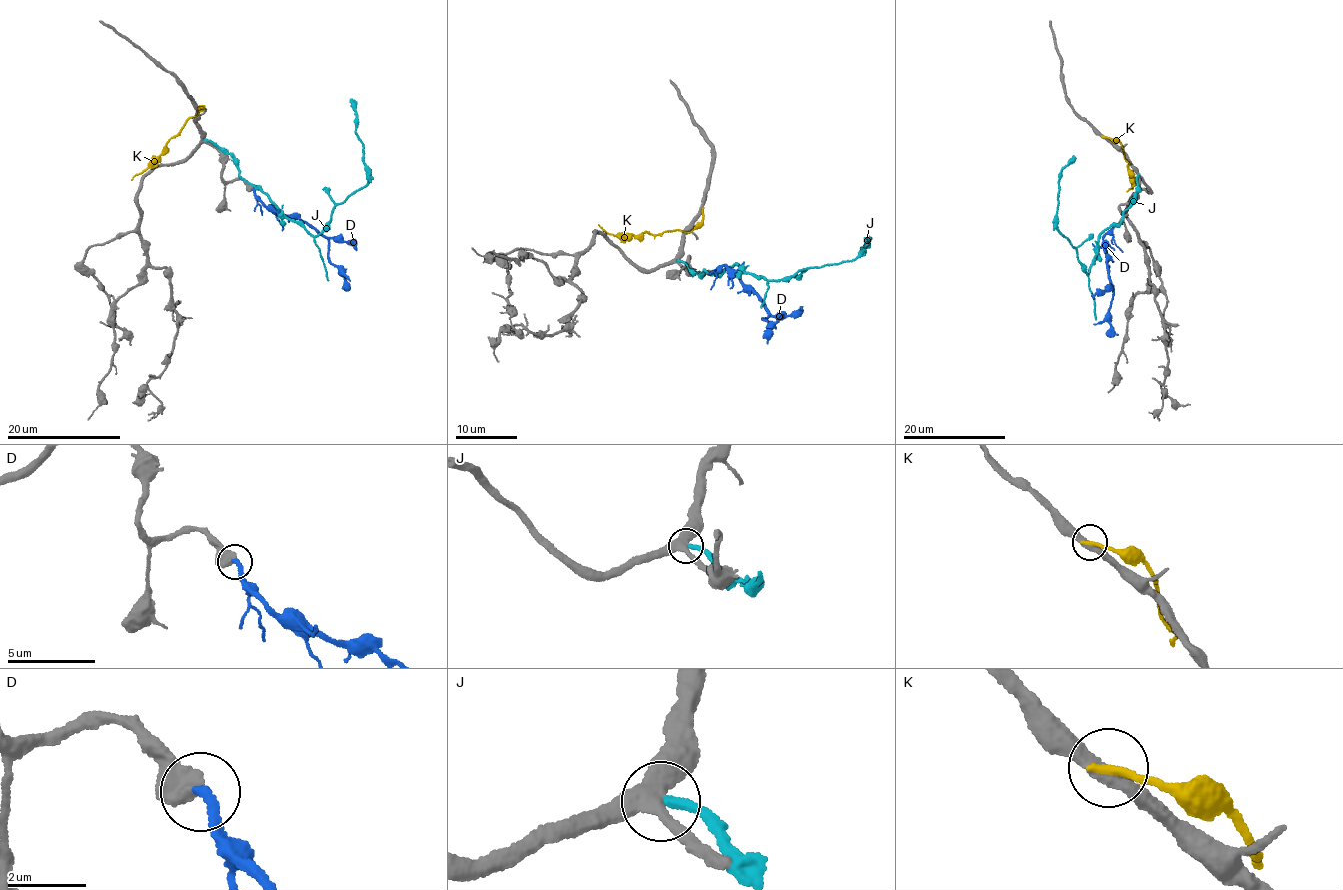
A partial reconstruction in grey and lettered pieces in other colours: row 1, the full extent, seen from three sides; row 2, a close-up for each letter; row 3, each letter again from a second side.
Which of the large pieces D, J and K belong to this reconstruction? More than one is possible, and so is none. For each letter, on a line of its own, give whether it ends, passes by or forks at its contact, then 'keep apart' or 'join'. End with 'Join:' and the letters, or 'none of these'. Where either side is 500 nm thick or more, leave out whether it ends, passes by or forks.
D: join
J: it ends there; keep apart
K: it ends there; keep apart
Join: D

